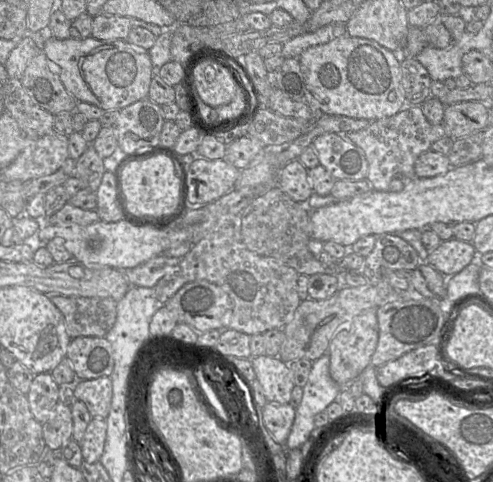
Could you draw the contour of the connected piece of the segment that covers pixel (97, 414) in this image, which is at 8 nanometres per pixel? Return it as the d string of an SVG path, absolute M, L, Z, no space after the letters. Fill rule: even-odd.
M109 376L77 380L74 383L74 395L77 400L86 405L92 418L106 419L113 396L112 380Z

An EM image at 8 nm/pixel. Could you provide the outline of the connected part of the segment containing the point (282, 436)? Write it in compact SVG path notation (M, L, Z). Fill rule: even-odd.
M268 402L263 408L262 415L264 425L273 439L278 444L285 445L294 422L295 408L289 403Z

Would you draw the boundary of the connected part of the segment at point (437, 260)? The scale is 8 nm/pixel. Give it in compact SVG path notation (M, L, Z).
M457 238L442 241L433 251L429 252L427 263L446 277L451 277L467 267L475 255L472 242Z

